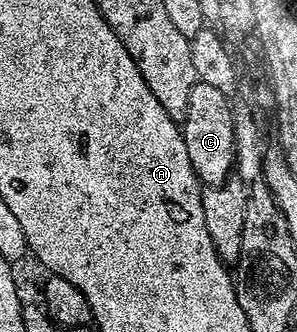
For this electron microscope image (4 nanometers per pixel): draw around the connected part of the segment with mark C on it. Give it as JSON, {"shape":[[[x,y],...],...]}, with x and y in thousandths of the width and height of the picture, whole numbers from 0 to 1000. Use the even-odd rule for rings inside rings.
{"shape":[[[667,247],[643,280],[643,316],[616,373],[616,404],[630,437],[630,473],[643,473],[643,497],[663,536],[690,557],[741,557],[774,536],[791,515],[798,437],[774,289],[751,283],[724,256]]]}

